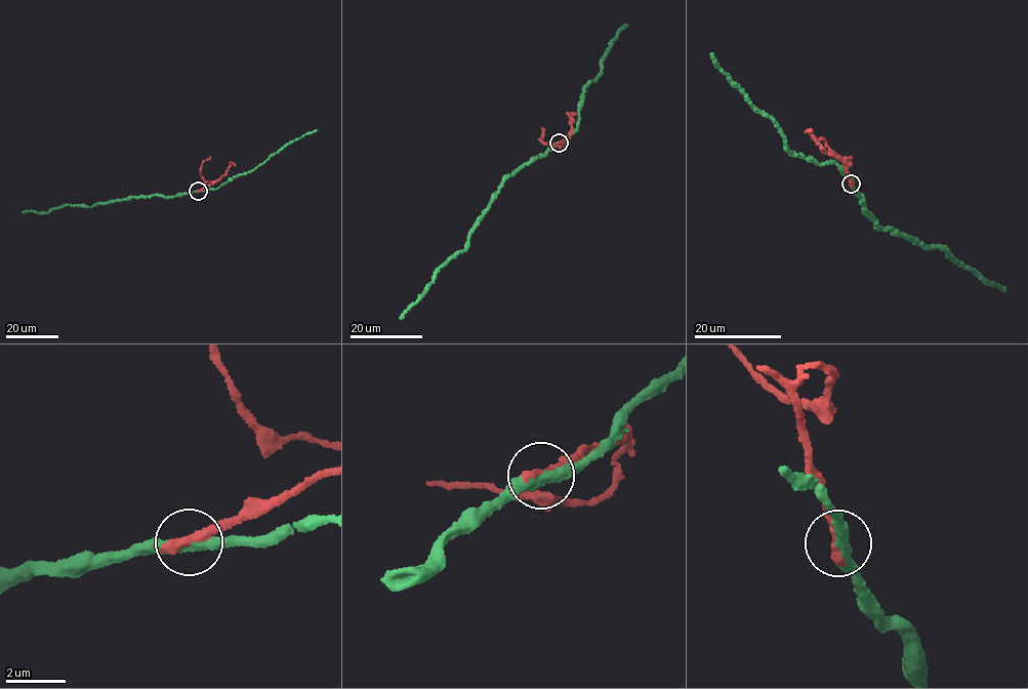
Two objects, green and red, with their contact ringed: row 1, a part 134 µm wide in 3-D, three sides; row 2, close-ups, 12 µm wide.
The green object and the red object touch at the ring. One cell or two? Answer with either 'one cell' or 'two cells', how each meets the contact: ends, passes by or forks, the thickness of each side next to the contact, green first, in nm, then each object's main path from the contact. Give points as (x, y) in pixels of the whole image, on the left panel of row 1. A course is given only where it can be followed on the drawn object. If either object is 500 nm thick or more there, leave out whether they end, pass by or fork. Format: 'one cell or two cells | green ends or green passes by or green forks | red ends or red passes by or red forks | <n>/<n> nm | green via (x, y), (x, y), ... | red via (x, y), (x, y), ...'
two cells | green passes by | red ends | 360/400 nm | green via (198, 191), (163, 197), (131, 197), (93, 206), (68, 204), (43, 213), (23, 211) | red via (198, 191), (213, 183), (204, 180), (200, 171), (203, 162), (210, 156)

